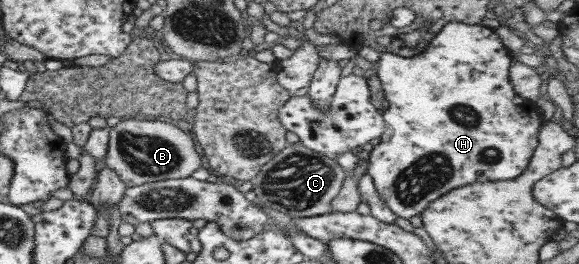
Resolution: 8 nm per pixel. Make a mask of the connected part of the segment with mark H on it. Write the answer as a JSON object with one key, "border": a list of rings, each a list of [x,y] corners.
{"border":[[[447,23],[427,44],[427,48],[413,57],[403,57],[391,52],[380,52],[377,61],[377,76],[381,81],[385,99],[388,100],[388,109],[383,114],[385,123],[380,142],[369,152],[366,161],[366,174],[372,178],[378,197],[382,198],[384,204],[396,214],[397,217],[409,220],[422,215],[426,207],[436,199],[447,195],[450,191],[458,190],[460,187],[472,185],[472,183],[484,183],[484,181],[498,181],[515,179],[522,175],[528,167],[534,150],[538,145],[539,129],[544,123],[544,118],[538,109],[534,108],[531,100],[519,96],[513,88],[509,67],[513,60],[508,48],[502,44],[502,40],[495,30],[482,24]]]}

